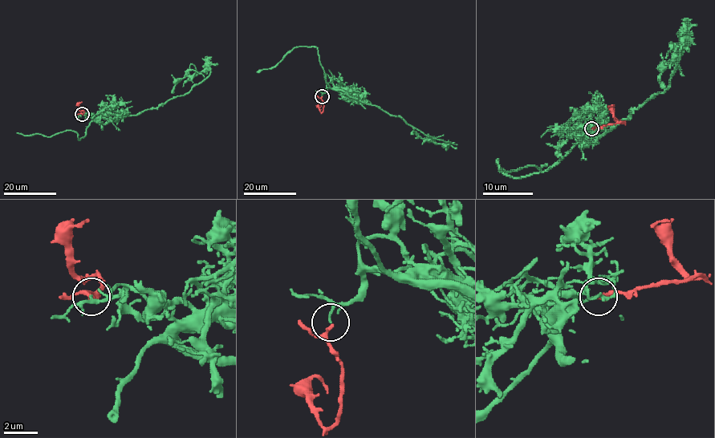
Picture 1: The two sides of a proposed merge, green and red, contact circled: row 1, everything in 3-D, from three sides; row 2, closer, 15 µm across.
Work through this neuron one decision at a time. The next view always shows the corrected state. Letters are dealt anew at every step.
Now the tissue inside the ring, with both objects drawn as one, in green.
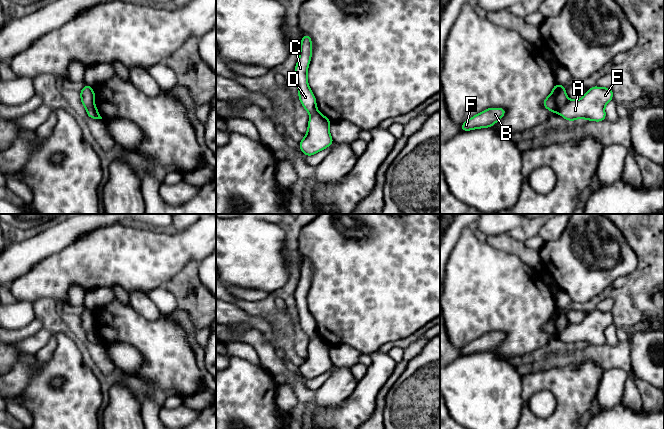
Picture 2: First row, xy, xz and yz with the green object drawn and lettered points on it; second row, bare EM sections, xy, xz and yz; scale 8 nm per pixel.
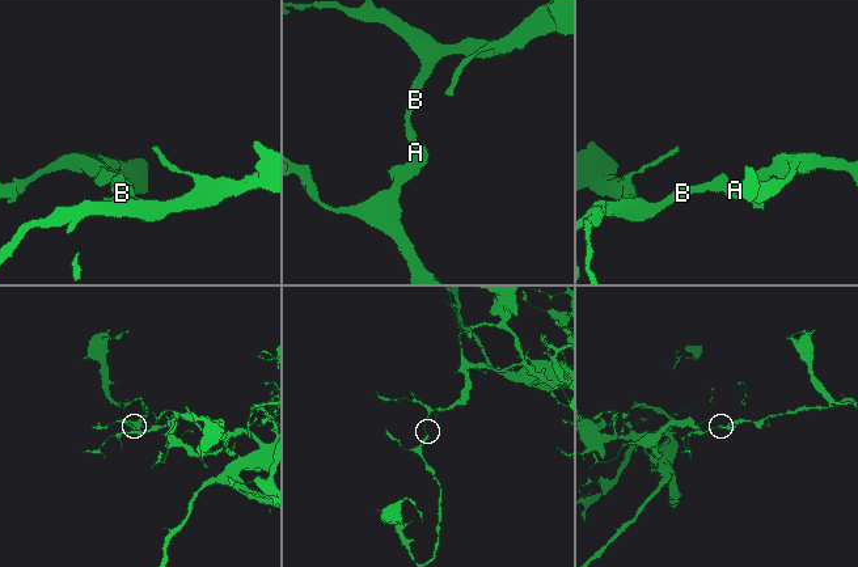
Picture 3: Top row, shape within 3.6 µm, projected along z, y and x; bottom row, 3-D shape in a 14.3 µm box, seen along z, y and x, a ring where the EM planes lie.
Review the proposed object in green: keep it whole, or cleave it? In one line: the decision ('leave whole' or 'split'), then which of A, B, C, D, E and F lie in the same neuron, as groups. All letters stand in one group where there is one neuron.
split; A E / B C D F

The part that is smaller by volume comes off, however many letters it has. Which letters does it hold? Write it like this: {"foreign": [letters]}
{"foreign": ["A", "E"]}

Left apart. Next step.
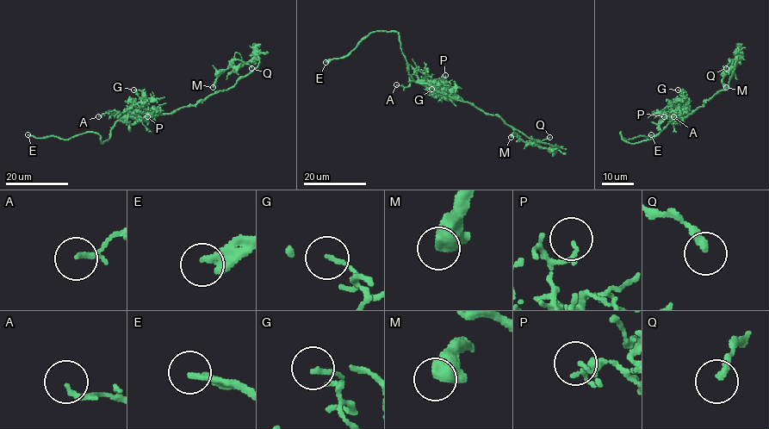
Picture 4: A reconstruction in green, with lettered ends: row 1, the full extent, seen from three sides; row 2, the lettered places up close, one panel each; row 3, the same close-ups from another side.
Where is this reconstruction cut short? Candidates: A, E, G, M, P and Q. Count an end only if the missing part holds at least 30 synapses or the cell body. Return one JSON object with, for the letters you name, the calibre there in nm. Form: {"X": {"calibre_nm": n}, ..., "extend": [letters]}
{"E": {"calibre_nm": 260}, "extend": ["E"]}

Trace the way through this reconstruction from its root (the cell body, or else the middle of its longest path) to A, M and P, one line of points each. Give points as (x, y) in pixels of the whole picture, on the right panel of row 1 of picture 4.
A: (687, 113), (671, 113), (670, 116), (672, 112), (676, 112), (673, 116)
M: (687, 113), (702, 106), (728, 86), (737, 59), (722, 79), (726, 87)
P: (687, 113), (675, 114), (672, 118), (664, 116)

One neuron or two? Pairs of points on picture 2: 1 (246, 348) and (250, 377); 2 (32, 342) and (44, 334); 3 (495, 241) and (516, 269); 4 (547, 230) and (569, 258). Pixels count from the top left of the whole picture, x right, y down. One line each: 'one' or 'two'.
1: two
2: one
3: two
4: two

